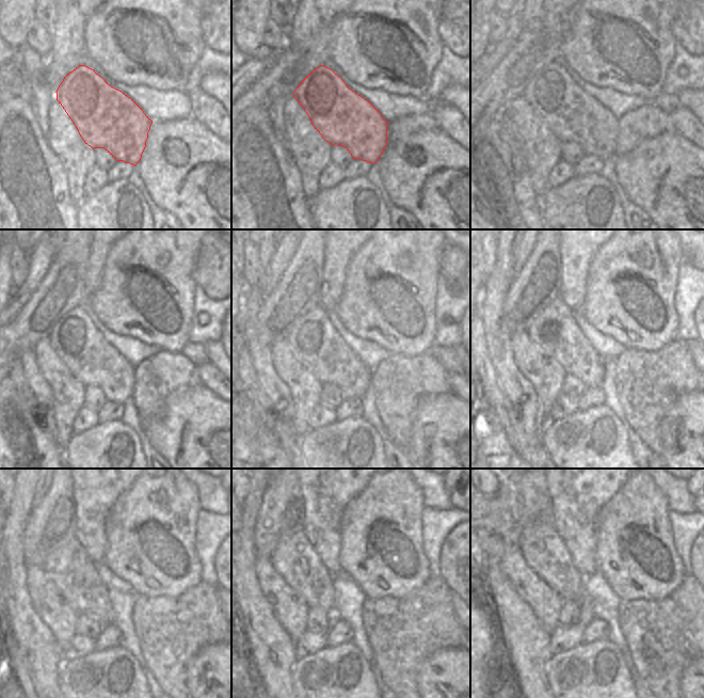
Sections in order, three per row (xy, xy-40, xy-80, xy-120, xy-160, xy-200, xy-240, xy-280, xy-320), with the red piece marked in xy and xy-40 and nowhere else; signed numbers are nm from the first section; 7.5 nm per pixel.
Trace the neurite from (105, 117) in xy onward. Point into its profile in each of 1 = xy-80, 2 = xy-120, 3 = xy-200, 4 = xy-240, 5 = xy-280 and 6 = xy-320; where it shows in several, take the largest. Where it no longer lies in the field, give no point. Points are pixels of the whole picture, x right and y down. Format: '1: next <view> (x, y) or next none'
1: next xy-80 (572, 115)
2: next xy-120 (92, 360)
3: next xy-200 (553, 332)
4: next xy-240 (69, 568)
5: next xy-280 (297, 559)
6: next xy-320 (536, 559)

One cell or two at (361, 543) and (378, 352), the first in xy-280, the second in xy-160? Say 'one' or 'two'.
two

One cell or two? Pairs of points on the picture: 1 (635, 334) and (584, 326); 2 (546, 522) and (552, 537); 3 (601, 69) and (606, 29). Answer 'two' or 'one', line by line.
1: two
2: one
3: one

